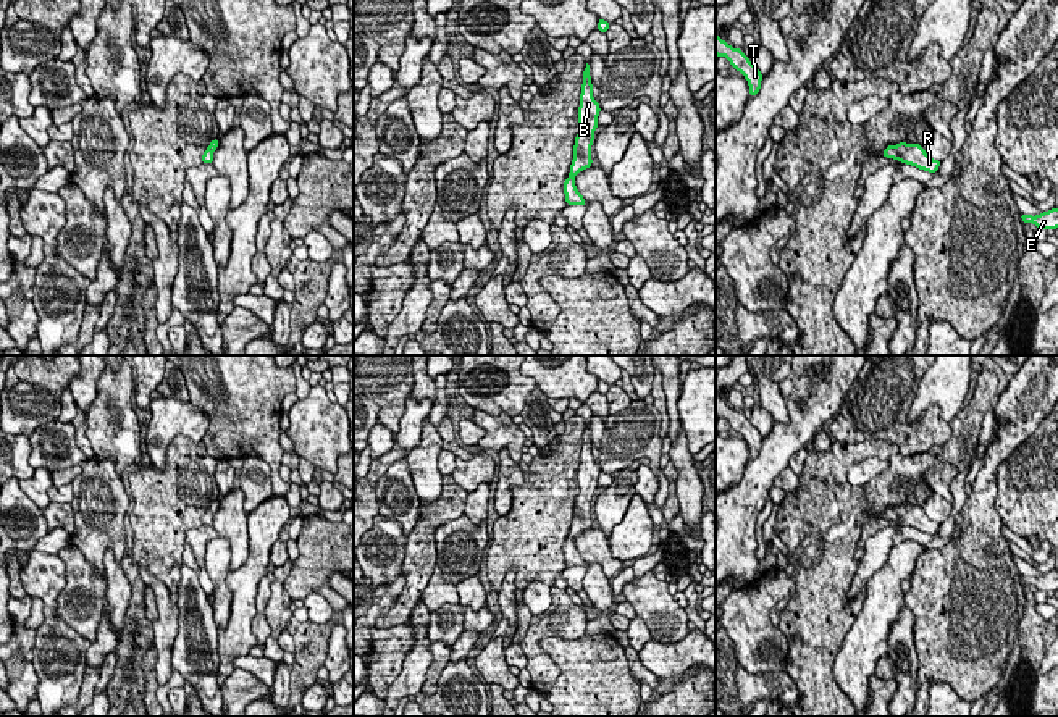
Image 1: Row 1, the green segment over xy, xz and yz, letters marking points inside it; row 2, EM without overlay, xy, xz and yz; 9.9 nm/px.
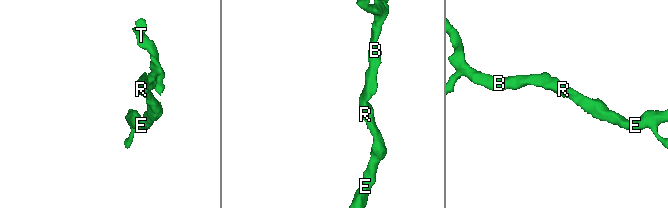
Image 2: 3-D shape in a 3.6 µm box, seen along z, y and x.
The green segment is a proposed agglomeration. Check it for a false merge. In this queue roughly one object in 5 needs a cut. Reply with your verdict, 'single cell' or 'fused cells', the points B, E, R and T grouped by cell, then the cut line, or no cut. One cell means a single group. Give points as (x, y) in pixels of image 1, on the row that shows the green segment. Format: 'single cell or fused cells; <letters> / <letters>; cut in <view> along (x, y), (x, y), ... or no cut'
single cell; B E R T; no cut

